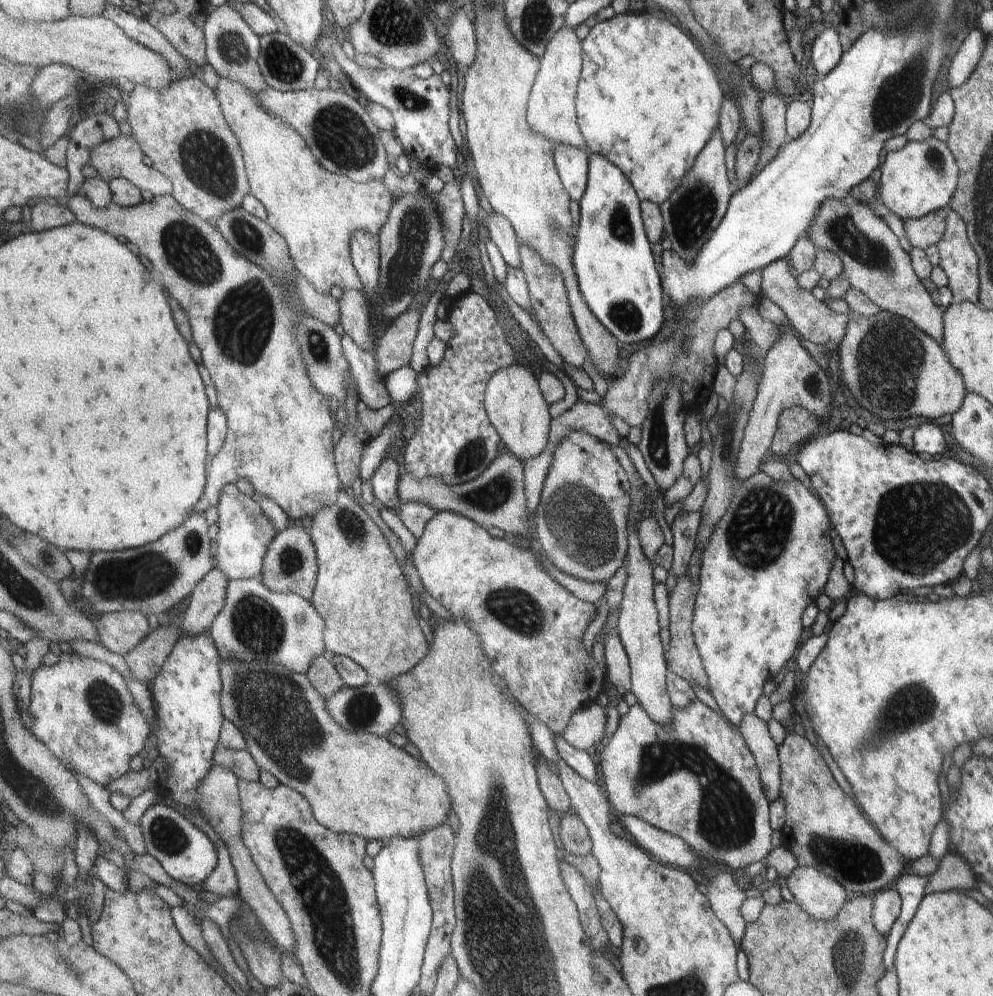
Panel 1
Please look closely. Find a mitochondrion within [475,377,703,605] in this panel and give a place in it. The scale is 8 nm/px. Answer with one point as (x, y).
(581, 523)

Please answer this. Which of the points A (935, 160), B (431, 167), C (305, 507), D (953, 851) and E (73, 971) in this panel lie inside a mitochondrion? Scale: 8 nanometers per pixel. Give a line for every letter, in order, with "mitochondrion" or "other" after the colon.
A: mitochondrion
B: other
C: other
D: other
E: mitochondrion

